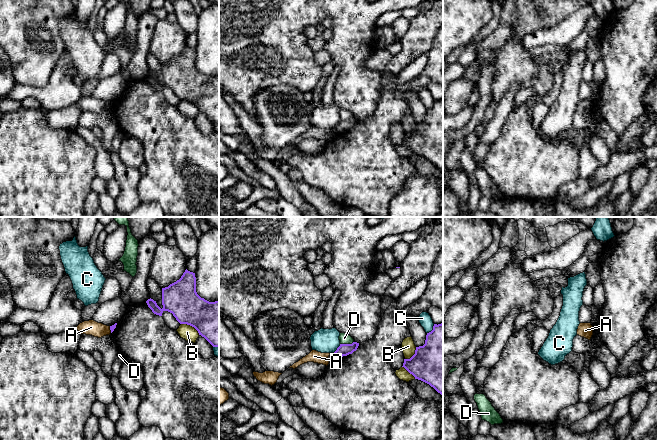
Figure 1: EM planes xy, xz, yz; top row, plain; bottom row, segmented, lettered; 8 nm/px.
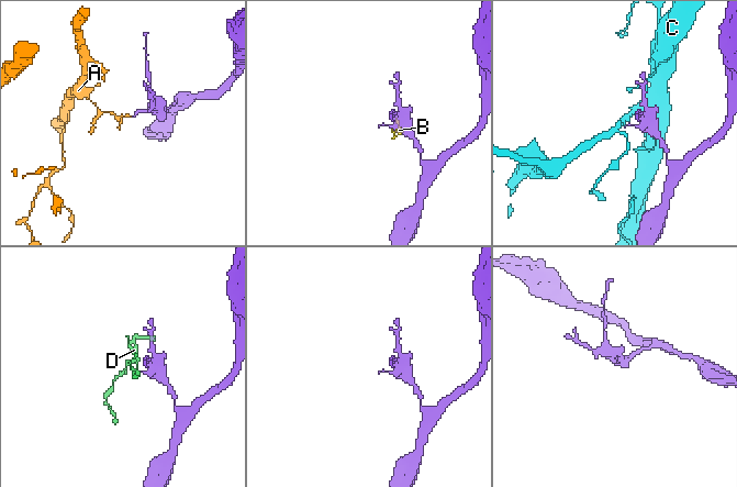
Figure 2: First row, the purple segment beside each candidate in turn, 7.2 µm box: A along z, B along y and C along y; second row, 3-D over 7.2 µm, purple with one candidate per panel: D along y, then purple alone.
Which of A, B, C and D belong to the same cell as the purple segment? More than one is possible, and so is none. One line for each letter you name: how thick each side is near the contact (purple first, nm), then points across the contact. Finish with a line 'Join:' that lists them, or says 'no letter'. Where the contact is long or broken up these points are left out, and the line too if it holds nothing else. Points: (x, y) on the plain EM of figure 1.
Join: no letter

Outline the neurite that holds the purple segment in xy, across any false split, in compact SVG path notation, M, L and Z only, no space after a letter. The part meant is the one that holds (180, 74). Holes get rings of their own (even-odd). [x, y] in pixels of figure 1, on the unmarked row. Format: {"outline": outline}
{"outline": "M186 45L179 56L162 64L162 85L151 74L146 79L154 90L172 89L180 100L194 103L213 123L219 123L219 76L209 78L197 70L195 49Z"}

